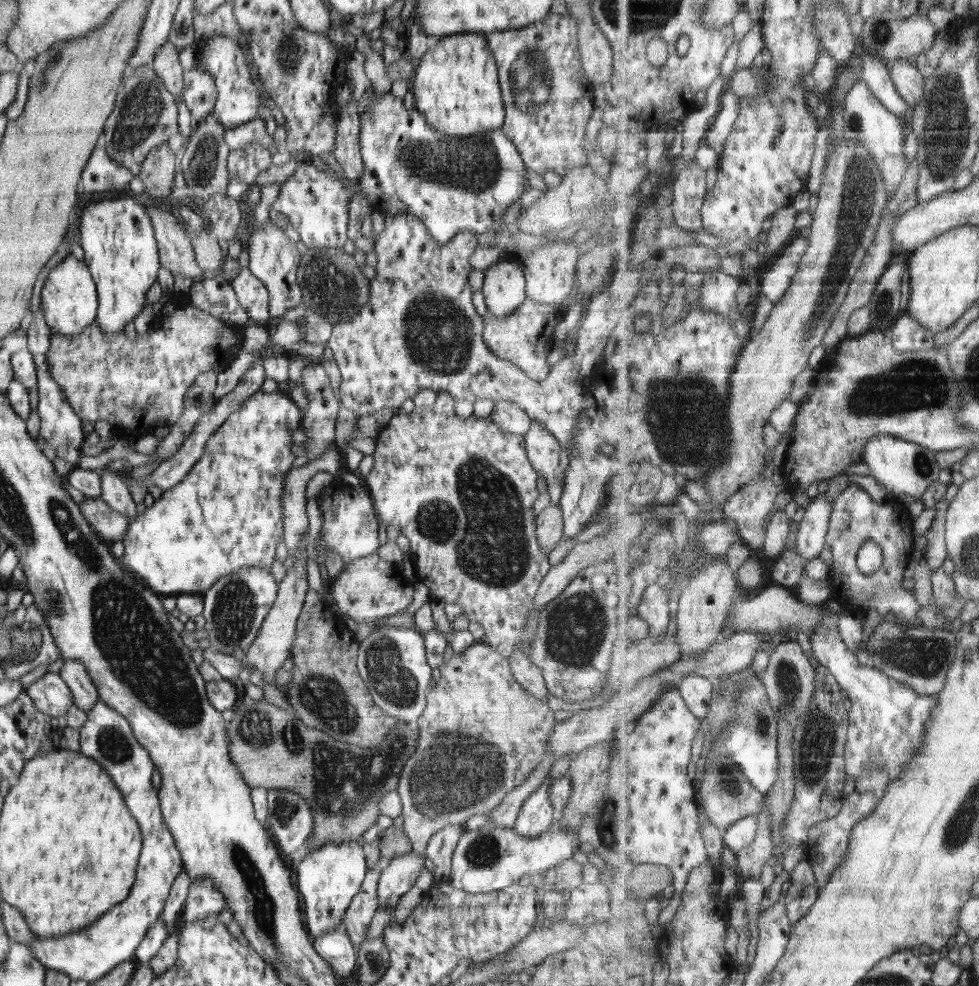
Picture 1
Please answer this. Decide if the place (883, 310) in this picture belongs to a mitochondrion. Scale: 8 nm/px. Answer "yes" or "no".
yes

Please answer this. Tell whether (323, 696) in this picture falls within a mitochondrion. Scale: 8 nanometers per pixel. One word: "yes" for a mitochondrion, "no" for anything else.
yes

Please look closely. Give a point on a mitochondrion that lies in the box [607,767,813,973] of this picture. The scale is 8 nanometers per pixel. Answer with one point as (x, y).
(732, 794)

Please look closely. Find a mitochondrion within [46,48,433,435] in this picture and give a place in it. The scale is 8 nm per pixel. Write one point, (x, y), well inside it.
(141, 109)

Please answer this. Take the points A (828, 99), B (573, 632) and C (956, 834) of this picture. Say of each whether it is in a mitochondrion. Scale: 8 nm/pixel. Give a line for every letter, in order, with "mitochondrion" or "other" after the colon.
A: other
B: mitochondrion
C: mitochondrion

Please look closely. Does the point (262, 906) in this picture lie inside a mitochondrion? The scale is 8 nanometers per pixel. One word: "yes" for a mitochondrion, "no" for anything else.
yes

